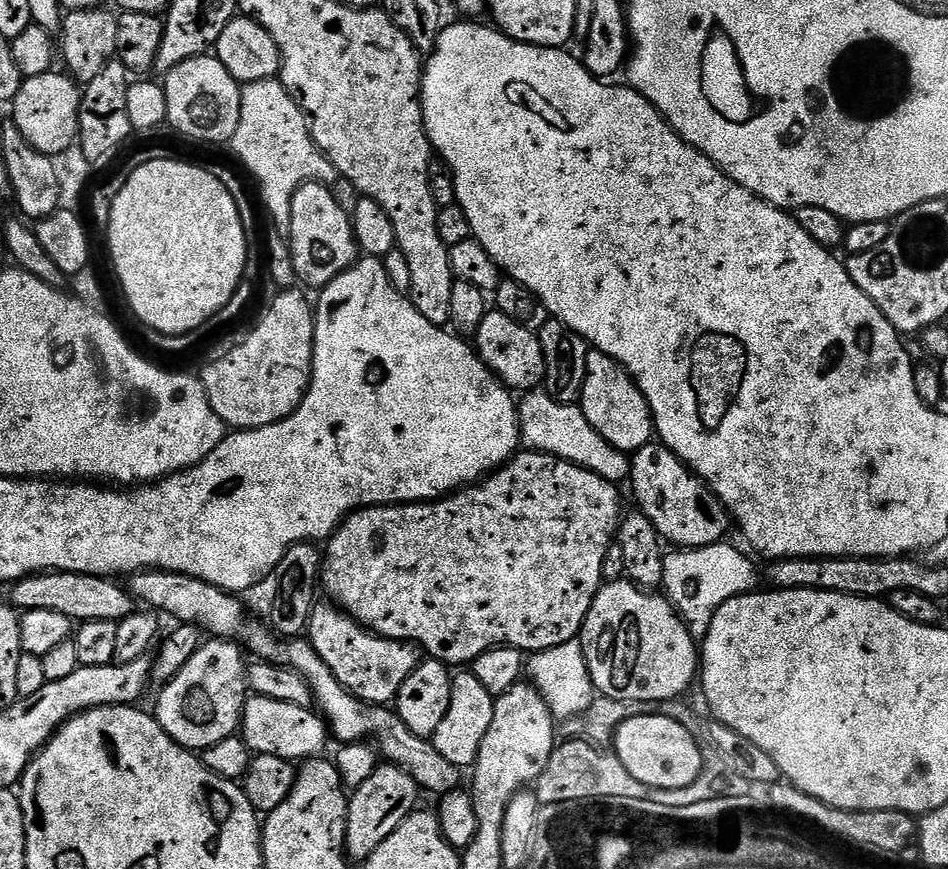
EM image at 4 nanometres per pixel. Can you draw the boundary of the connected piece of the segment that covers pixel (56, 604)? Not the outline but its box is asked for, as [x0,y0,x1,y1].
[11,572,134,622]

